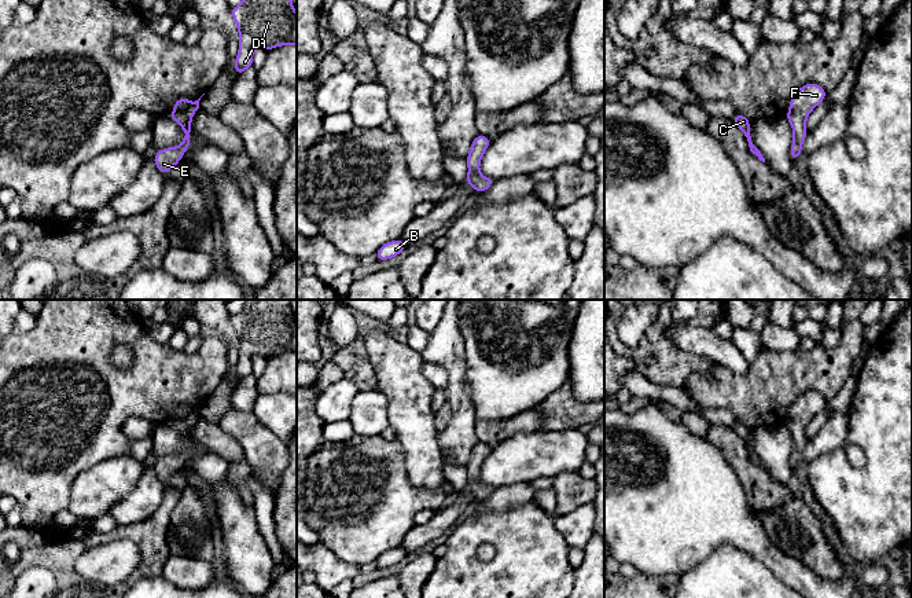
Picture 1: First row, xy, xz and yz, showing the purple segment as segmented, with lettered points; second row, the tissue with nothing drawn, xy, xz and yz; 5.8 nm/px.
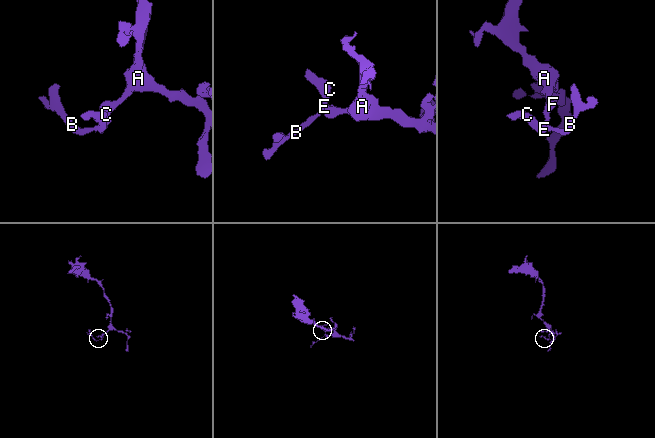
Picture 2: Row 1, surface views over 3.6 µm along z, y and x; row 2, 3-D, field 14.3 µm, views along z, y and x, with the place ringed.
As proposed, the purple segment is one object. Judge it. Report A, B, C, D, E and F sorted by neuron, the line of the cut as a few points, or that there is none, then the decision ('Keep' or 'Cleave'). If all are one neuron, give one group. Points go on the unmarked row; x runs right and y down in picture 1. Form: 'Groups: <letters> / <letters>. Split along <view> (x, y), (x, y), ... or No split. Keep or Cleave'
Groups: A B C D E F. No split. Keep

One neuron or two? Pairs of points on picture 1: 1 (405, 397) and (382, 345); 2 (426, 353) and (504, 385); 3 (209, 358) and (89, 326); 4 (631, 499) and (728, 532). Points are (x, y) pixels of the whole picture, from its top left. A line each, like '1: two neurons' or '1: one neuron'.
1: one neuron
2: two neurons
3: one neuron
4: one neuron

